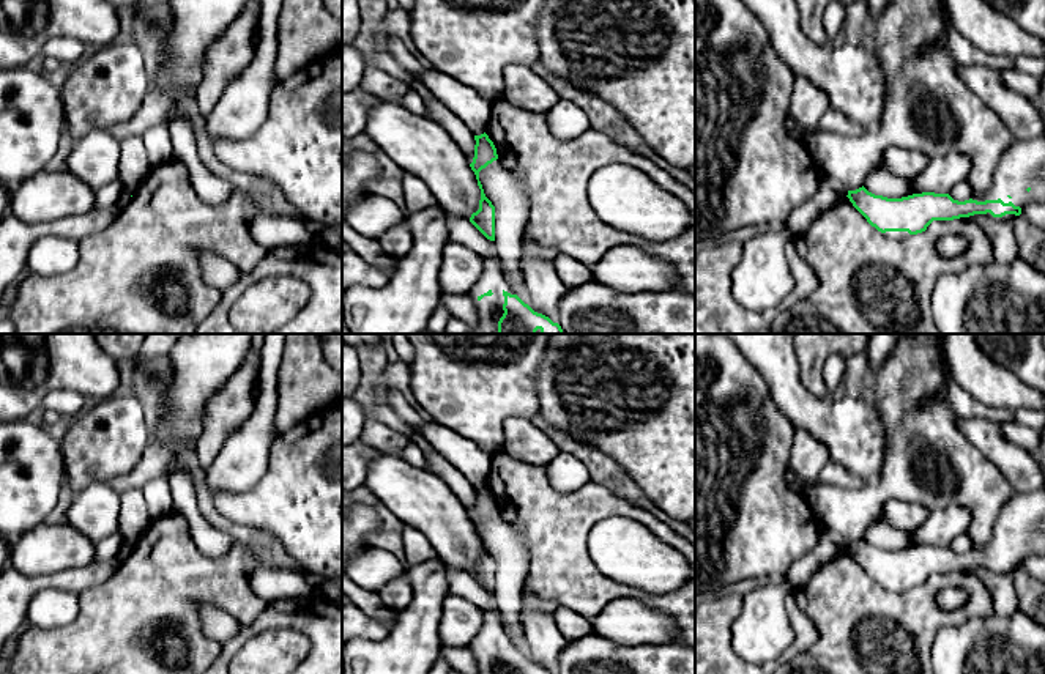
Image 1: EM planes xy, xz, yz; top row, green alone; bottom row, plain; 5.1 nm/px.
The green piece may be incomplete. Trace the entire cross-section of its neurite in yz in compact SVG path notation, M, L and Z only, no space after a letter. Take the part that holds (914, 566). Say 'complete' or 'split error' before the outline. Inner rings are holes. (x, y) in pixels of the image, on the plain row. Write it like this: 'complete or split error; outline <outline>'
split error; outline M1045 490L1013 493L999 510L991 540L965 554L935 545L887 551L868 545L864 539L848 543L846 550L867 575L889 592L922 586L933 573L974 567L998 573L1017 572L1026 557L1045 556Z

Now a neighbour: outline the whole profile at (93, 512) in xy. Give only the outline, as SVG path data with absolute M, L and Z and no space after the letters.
M95 482L74 494L66 523L98 543L118 532L120 507L121 496L109 483Z

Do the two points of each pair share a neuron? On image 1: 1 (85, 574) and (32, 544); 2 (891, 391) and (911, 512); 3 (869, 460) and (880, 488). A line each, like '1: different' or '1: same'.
1: different
2: different
3: different

